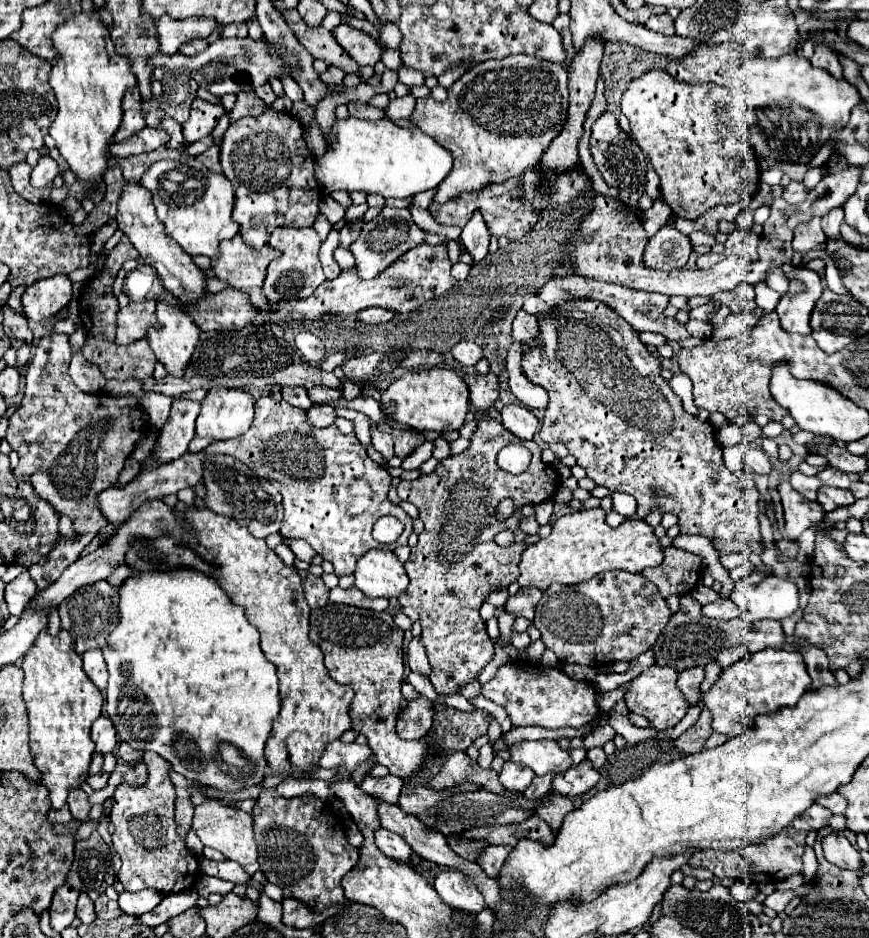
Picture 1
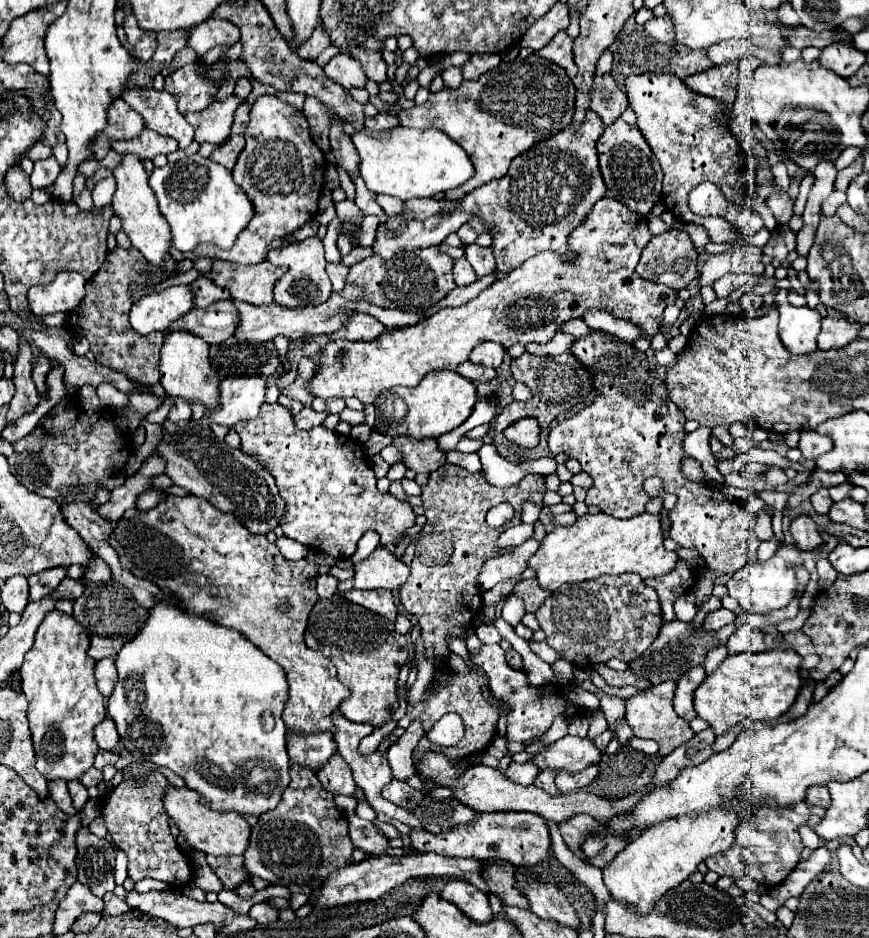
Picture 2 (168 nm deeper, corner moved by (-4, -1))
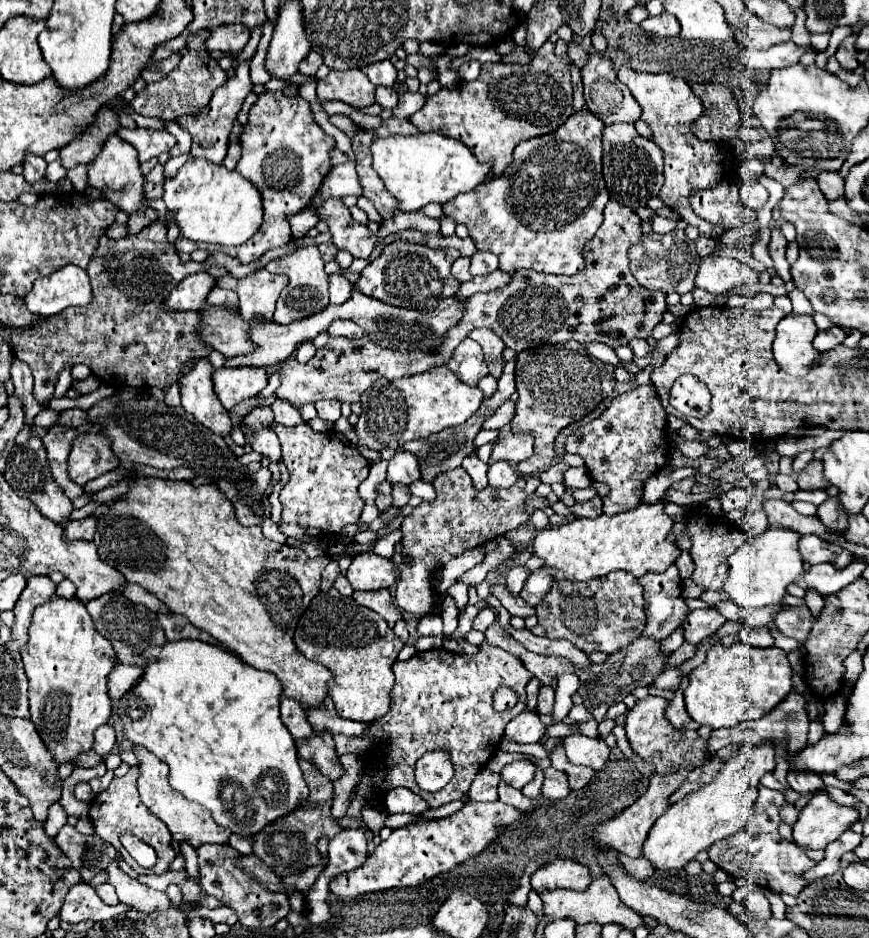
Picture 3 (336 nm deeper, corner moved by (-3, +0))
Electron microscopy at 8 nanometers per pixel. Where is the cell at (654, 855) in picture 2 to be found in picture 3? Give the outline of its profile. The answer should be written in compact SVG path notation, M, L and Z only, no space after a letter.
M769 741L765 745L743 745L741 751L725 761L725 767L715 775L715 779L703 785L699 791L685 795L679 803L673 803L667 813L663 813L651 827L641 855L659 873L677 875L683 867L695 859L703 849L709 849L715 841L735 835L749 821L753 805L757 801L759 779L775 769L775 751Z

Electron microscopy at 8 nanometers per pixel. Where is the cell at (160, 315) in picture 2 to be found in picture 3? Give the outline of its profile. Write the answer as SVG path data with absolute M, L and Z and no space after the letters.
M195 273L187 275L181 283L173 287L173 291L163 299L161 307L165 311L175 309L175 311L189 311L195 309L199 311L205 305L205 297L215 285L215 279L209 273Z

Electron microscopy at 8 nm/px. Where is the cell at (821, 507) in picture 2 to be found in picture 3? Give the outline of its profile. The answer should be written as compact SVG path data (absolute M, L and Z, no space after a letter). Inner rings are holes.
M829 497L827 501L823 501L817 509L817 517L823 521L825 527L829 527L831 531L839 531L843 533L845 531L845 511L841 509L837 497ZM841 525L841 529L837 529Z

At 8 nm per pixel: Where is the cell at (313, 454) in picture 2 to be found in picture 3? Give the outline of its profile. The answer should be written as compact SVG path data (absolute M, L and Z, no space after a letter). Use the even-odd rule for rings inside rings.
M273 423L271 429L281 441L281 459L289 471L289 481L279 493L283 505L281 521L295 523L303 529L319 529L331 539L341 535L349 523L357 523L365 505L357 489L369 475L369 461L357 455L359 451L343 443L335 433L317 433L307 423L297 427ZM345 453L355 455L345 457Z

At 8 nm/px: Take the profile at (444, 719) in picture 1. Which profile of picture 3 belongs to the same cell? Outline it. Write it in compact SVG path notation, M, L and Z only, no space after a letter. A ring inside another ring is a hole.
M481 645L481 649L479 649L479 653L477 655L469 655L469 657L457 657L455 653L449 653L449 651L445 651L445 649L431 649L431 651L423 651L423 653L417 653L417 655L413 655L409 661L395 661L393 663L393 673L395 673L395 685L393 685L393 693L391 693L391 709L389 709L389 713L385 715L385 717L381 717L381 719L377 719L377 721L373 721L373 729L369 729L369 733L365 733L365 735L371 735L371 737L377 737L379 739L379 747L375 749L375 757L369 757L369 755L365 755L363 757L363 763L365 763L365 767L369 767L371 769L371 775L373 775L373 793L371 793L371 799L375 797L375 799L379 799L387 789L393 789L393 787L409 787L413 793L417 793L417 795L421 795L425 801L427 801L427 805L431 807L431 809L437 809L437 807L441 807L441 805L445 805L445 803L449 803L449 801L455 801L457 797L463 797L463 795L467 795L467 791L469 791L469 785L471 785L471 781L475 779L475 775L477 775L477 771L481 771L483 767L485 767L485 763L489 761L489 757L497 751L497 747L499 747L499 741L501 741L501 737L503 737L503 731L505 731L505 725L517 715L517 713L521 713L525 707L527 707L527 695L525 695L525 685L529 683L529 679L533 677L523 665L521 665L521 661L517 659L517 657L513 657L511 653L507 653L507 651L503 651L503 649L499 649L499 647L491 647L491 645ZM499 687L509 687L509 689L513 689L515 693L517 693L517 705L515 707L511 707L511 709L507 709L507 711L495 711L495 707L493 707L493 695L495 695L495 691L499 689ZM427 751L445 751L445 753L449 753L449 757L451 757L451 763L453 763L453 769L455 769L455 775L453 775L453 779L441 789L441 791L437 791L437 793L427 793L427 791L423 791L423 789L419 789L417 787L417 783L415 783L415 763L417 763L417 759L421 757L421 755L425 755Z

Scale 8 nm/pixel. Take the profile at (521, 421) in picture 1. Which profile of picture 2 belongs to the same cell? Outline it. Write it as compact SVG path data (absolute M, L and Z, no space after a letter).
M522 418L514 424L510 424L502 432L502 436L510 444L514 444L518 448L524 448L524 450L530 450L538 444L538 434L540 434L540 428L538 428L538 422L534 418Z

